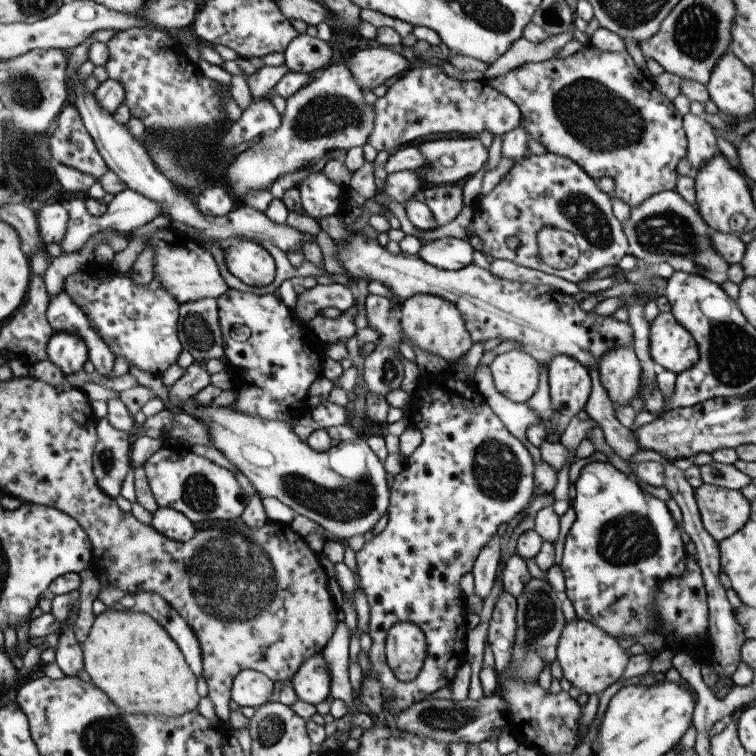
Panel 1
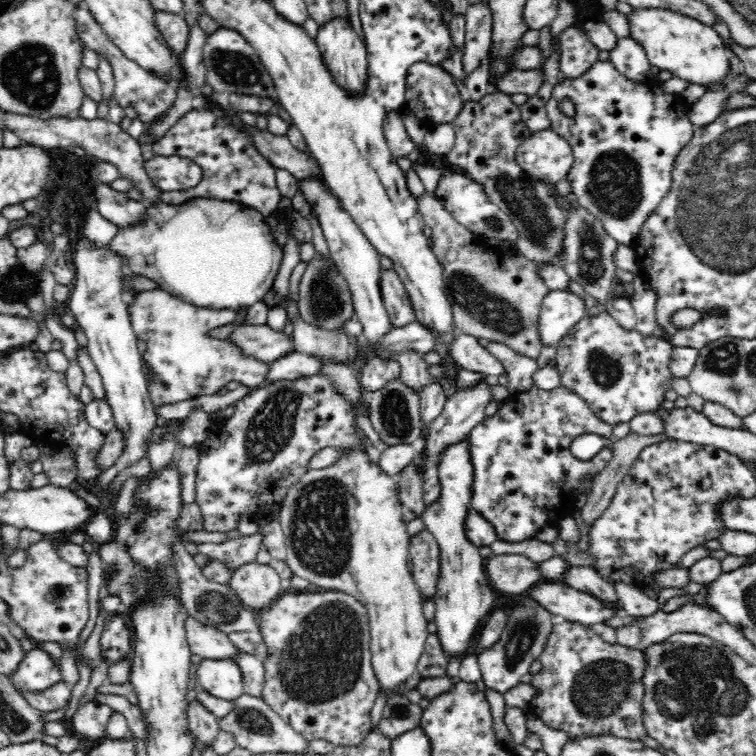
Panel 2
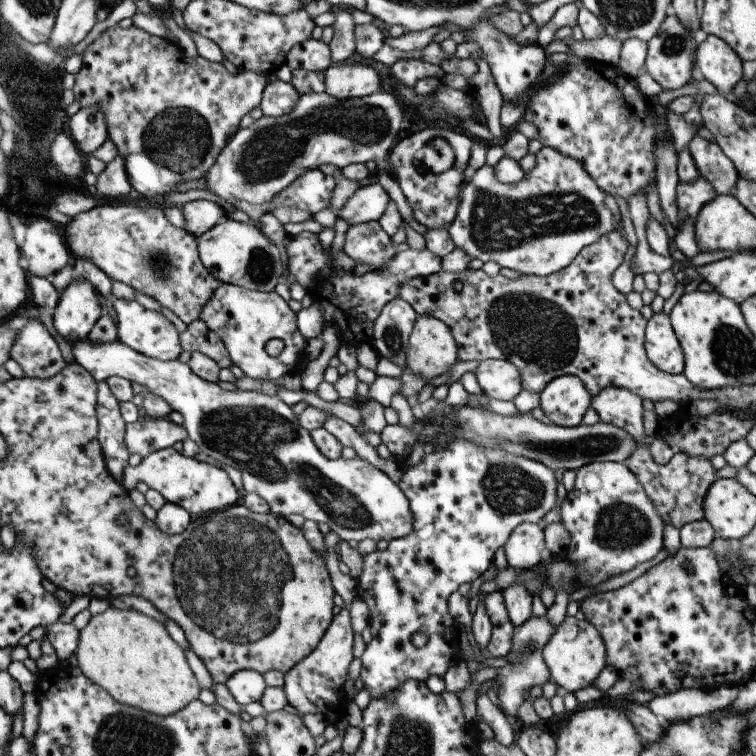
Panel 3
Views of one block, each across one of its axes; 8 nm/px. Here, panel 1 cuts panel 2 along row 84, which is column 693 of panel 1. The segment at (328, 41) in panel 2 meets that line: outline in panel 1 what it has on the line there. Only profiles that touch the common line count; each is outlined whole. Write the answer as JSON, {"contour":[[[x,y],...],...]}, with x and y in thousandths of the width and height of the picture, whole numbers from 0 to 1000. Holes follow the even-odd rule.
{"contour":[[[888,413],[873,414],[858,434],[860,467],[873,488],[897,497],[926,476],[918,444],[897,429]]]}

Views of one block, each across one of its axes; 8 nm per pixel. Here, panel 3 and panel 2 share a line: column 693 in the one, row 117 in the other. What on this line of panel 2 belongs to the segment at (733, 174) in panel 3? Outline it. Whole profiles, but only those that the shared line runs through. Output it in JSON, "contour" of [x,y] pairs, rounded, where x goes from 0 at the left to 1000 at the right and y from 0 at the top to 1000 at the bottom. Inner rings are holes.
{"contour":[[[101,11],[98,24],[101,24],[101,44],[106,45],[106,53],[111,54],[114,63],[127,70],[132,79],[135,75],[146,83],[151,94],[149,128],[160,142],[172,138],[177,140],[183,156],[190,164],[190,171],[224,146],[234,128],[233,112],[218,110],[214,104],[187,90],[180,82],[169,79],[159,67],[159,63],[155,63],[153,58],[143,52],[143,48],[135,41],[135,37],[127,30],[123,20],[116,13]]]}

